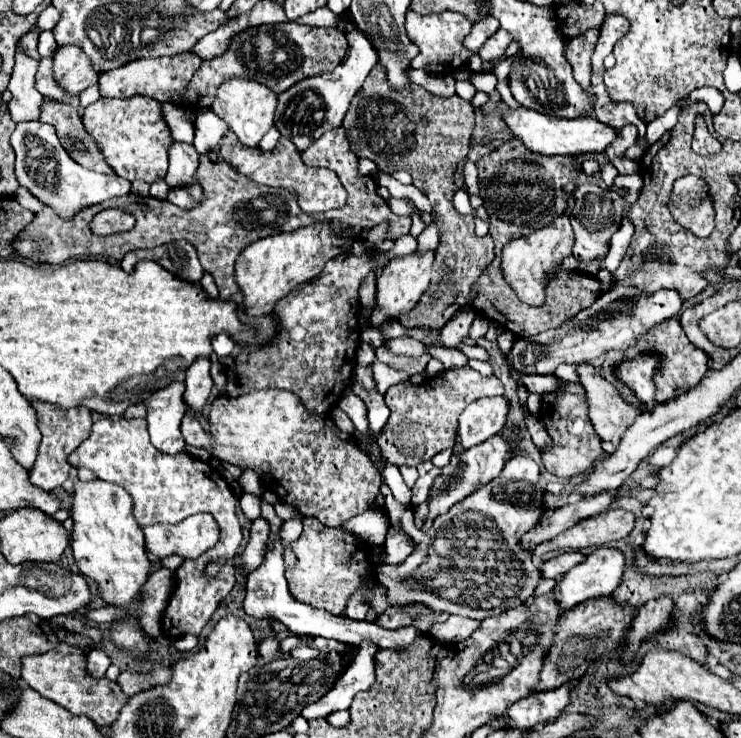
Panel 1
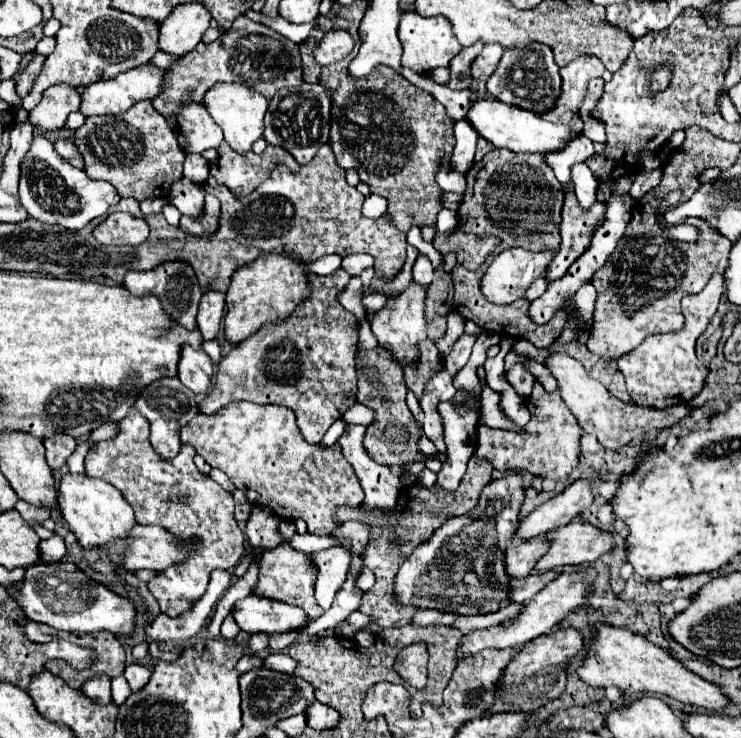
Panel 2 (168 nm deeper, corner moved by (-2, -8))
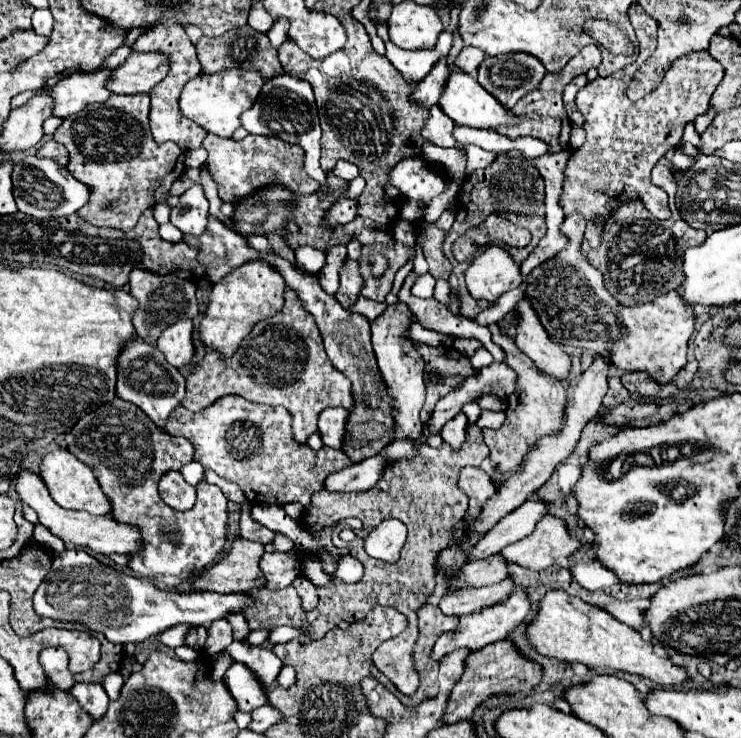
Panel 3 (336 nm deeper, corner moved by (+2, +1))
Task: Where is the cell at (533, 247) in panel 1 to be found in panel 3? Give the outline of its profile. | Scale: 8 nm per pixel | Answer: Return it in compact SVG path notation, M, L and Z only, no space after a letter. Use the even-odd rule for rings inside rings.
M498 245L480 253L466 271L466 285L474 299L496 301L502 293L518 287L520 283L520 263L516 263L512 255Z

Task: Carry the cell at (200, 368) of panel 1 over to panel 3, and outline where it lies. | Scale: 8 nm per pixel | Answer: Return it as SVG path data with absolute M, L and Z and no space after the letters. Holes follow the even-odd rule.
M178 321L162 331L158 337L158 349L164 353L166 361L174 365L176 369L188 367L192 363L192 357L196 353L192 343L192 321Z

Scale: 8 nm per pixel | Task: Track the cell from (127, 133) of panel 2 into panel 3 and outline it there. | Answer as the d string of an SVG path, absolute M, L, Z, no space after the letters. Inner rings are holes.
M146 93L138 95L114 95L106 103L92 103L80 113L74 113L72 117L66 117L64 123L56 129L54 139L58 143L64 143L70 161L66 169L82 183L92 187L90 203L78 211L88 223L96 227L110 227L128 231L136 227L138 217L144 209L154 207L162 201L164 195L168 195L170 185L184 173L184 151L168 141L168 143L156 143L150 127L148 127L148 109L150 109L150 97Z

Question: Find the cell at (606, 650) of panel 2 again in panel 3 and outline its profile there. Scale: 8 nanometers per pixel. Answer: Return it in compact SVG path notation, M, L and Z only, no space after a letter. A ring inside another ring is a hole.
M550 591L540 601L540 611L528 627L528 639L540 655L554 657L564 663L584 663L588 667L608 667L614 671L624 671L640 675L654 681L660 687L686 687L690 683L688 673L676 667L668 657L658 657L654 645L644 641L642 635L612 617L608 611L584 603L564 591Z

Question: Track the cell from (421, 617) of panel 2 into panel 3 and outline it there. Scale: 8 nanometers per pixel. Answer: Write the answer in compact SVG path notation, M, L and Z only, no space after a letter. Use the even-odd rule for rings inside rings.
M508 577L496 585L488 585L484 589L460 589L460 593L444 593L440 599L440 609L444 615L468 615L480 611L484 607L496 605L510 597L516 585L508 581Z

